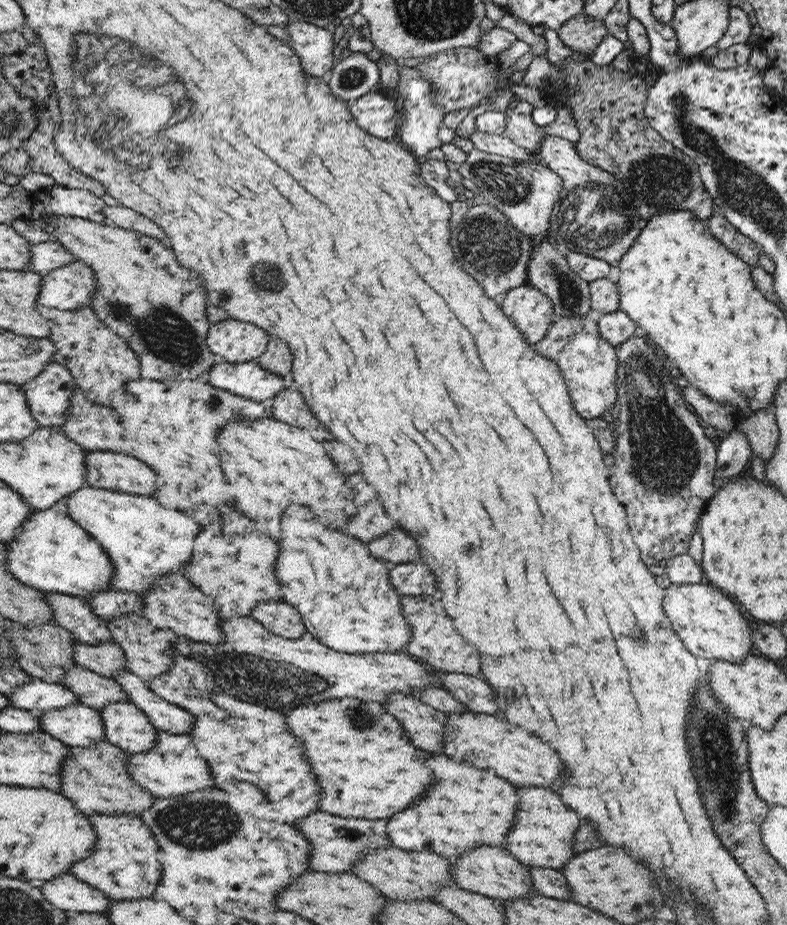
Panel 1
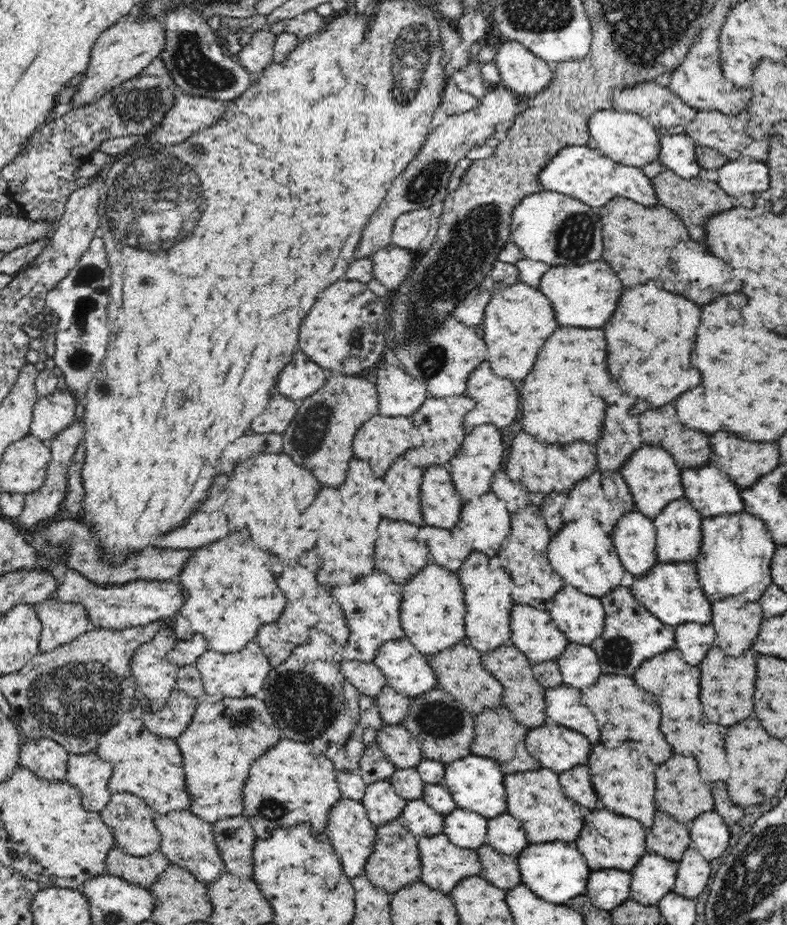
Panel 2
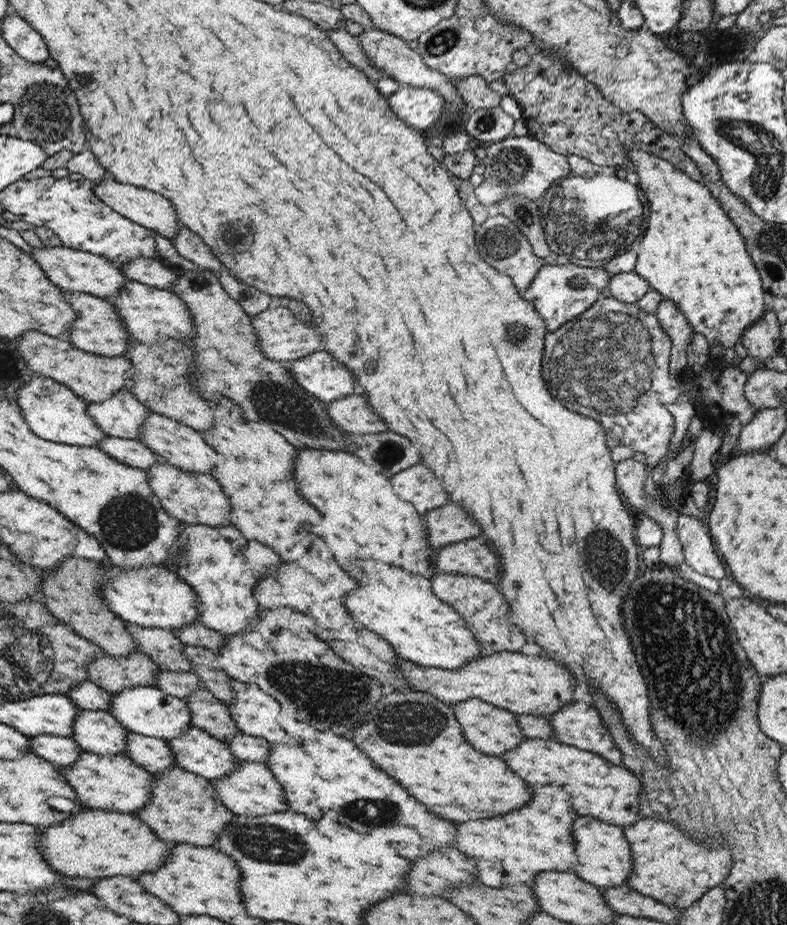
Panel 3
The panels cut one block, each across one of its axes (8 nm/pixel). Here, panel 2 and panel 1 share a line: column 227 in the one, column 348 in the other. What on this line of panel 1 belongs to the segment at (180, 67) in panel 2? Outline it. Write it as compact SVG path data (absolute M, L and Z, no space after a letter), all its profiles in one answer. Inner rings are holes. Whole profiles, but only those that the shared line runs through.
M354 52L333 66L328 87L336 98L348 103L380 89L379 66L367 54Z

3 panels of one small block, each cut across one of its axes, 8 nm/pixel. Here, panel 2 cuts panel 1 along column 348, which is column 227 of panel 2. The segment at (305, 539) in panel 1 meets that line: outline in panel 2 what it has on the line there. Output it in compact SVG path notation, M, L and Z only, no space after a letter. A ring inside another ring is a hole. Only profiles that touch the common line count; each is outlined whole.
M246 530L231 531L224 538L193 550L188 562L184 564L184 570L177 576L183 599L177 614L170 620L176 638L190 640L194 634L200 634L206 639L210 650L230 654L254 641L262 626L276 623L280 619L281 611L284 610L285 598L280 587L276 586L276 576L268 568L274 562L272 558L272 554L262 552L252 542Z

